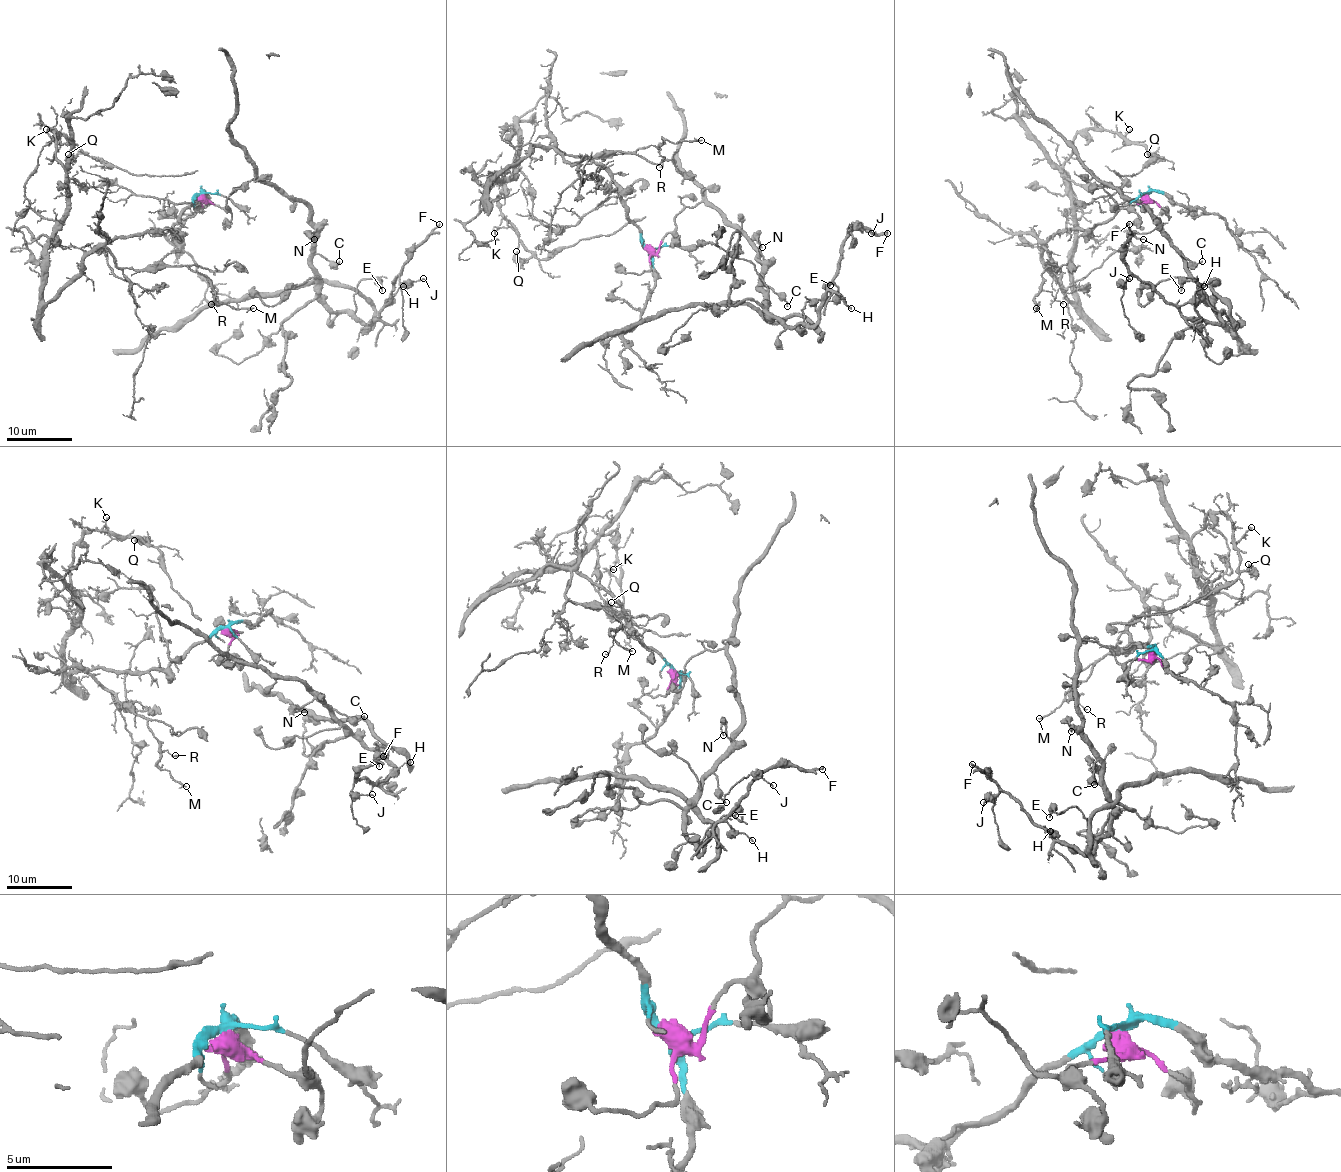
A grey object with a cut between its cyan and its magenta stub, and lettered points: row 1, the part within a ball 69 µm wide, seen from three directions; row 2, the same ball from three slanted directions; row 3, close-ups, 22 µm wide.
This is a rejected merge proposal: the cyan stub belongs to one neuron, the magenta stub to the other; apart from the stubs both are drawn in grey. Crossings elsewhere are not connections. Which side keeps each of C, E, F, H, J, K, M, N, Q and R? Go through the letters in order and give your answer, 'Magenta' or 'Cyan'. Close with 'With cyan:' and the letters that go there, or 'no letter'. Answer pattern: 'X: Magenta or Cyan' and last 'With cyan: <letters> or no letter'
C: Magenta
E: Magenta
F: Magenta
H: Magenta
J: Magenta
K: Cyan
M: Cyan
N: Magenta
Q: Cyan
R: Cyan
With cyan: K, M, Q, R

